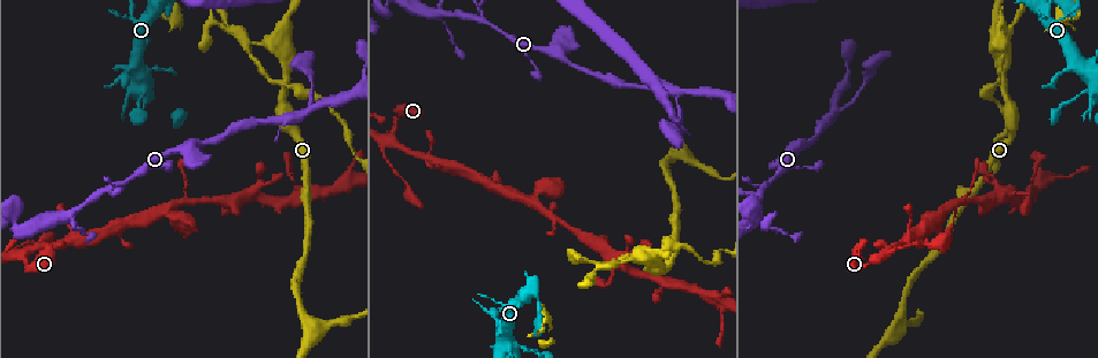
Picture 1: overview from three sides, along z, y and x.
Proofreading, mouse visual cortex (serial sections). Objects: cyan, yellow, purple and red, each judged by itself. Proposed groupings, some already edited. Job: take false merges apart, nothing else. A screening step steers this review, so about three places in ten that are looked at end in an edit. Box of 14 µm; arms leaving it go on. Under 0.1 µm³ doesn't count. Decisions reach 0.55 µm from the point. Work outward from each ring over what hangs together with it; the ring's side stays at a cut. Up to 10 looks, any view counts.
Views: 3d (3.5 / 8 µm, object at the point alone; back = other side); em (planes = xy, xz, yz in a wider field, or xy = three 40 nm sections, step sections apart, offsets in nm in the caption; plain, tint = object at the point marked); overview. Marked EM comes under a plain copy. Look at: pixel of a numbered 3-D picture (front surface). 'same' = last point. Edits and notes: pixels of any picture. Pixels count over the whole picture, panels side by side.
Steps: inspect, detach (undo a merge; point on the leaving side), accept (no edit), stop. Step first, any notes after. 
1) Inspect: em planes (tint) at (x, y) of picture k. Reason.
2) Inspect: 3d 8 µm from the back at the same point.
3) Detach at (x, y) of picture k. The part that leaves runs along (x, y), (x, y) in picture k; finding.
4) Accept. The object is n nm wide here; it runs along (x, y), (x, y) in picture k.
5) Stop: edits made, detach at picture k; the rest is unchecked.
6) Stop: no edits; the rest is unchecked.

Inspect: 3d 8 µm at (1001, 84) of picture 1.

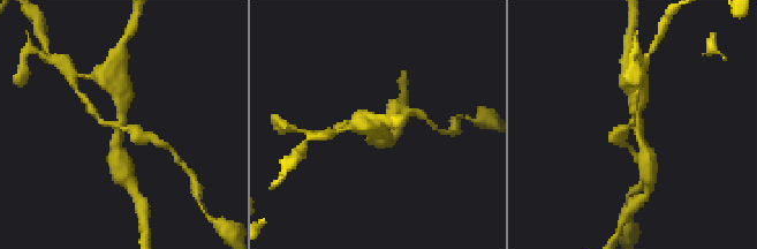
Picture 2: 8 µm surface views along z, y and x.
Inspect: em xy step 5 (tint) at (117, 126) of picture 2.

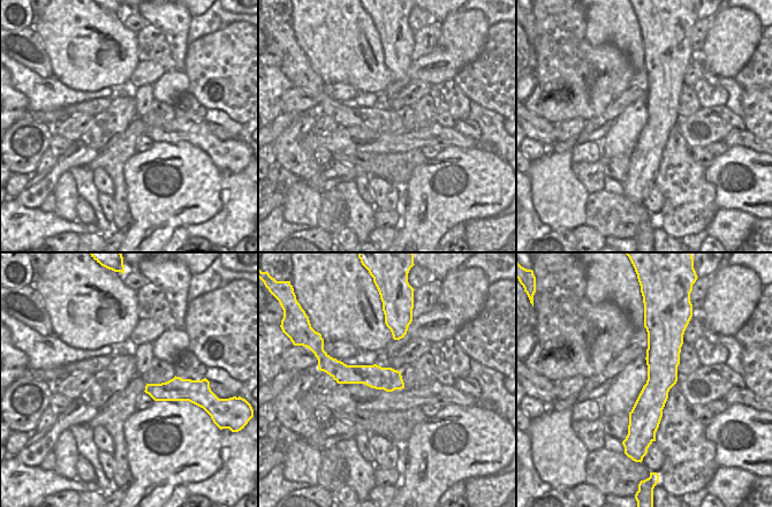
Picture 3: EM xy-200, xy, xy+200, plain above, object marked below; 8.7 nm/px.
Detach at (31, 50) of picture 2. A second cell is stuck on.

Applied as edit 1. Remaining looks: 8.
Inspect: overview.

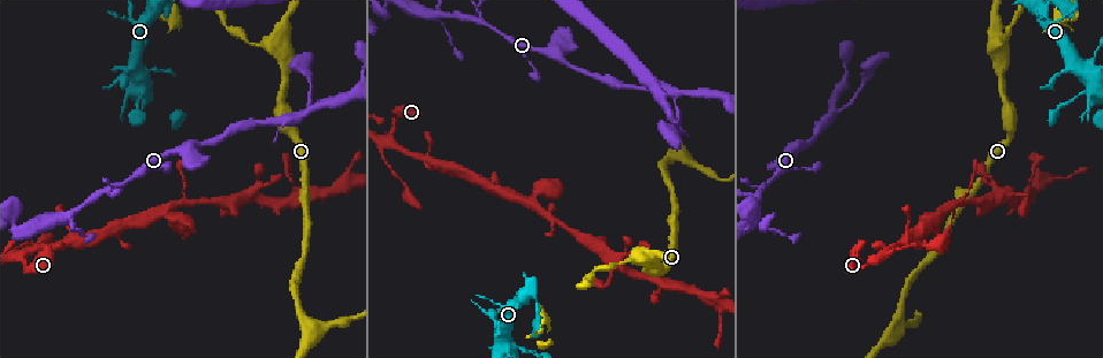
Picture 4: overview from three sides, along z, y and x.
Inspect: 3d 8 µm at (477, 22) of picture 4. Sharp bend.

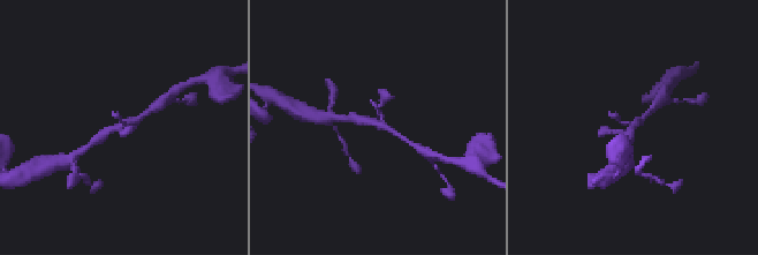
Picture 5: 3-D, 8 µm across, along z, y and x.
Inspect: 3d 3.5 µm at (634, 129) of picture 5. Zoom in.

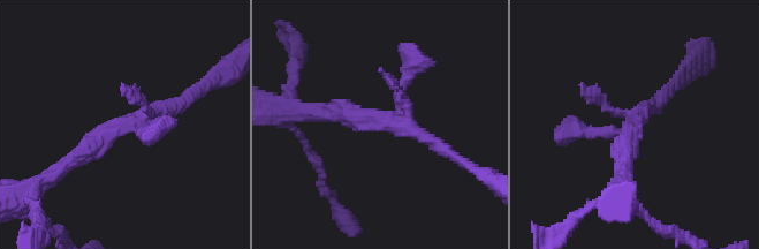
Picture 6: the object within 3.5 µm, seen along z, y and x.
Inspect: em xy step 5 (tint) at (137, 121) of picture 6.

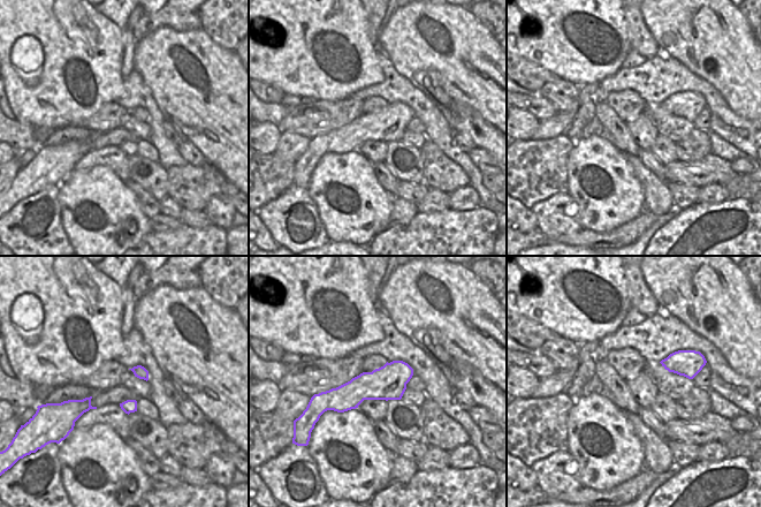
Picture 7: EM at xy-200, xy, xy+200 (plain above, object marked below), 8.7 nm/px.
Accept. It runs along (197, 92), (105, 131), (73, 160) in picture 6; continuous, no second cell.

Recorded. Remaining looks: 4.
Inspect: 3d 8 µm at (24, 260) of picture 4. Looks like a crossing.

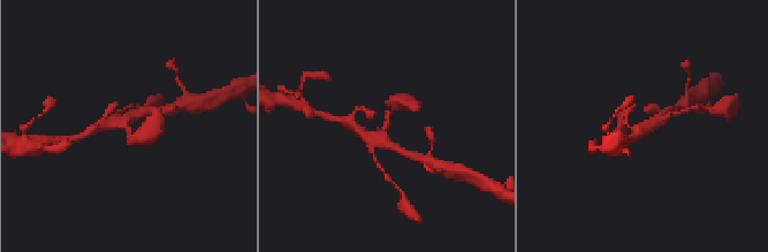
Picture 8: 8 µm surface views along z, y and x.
Inspect: 3d 3.5 µm at (382, 135) of picture 8. Closer look.

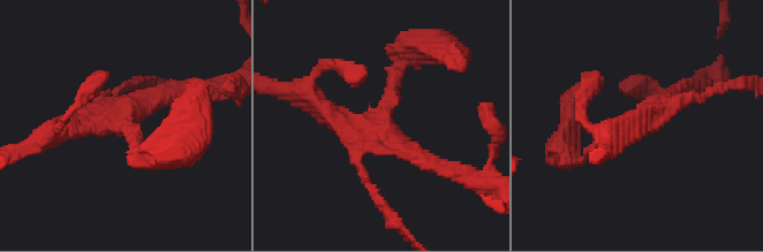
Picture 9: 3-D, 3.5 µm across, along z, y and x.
Inspect: em xy step 5 (tint) at (381, 119) of picture 9. 4 arms meet here; the arms are 150, 200, 250, 300 nm wide.

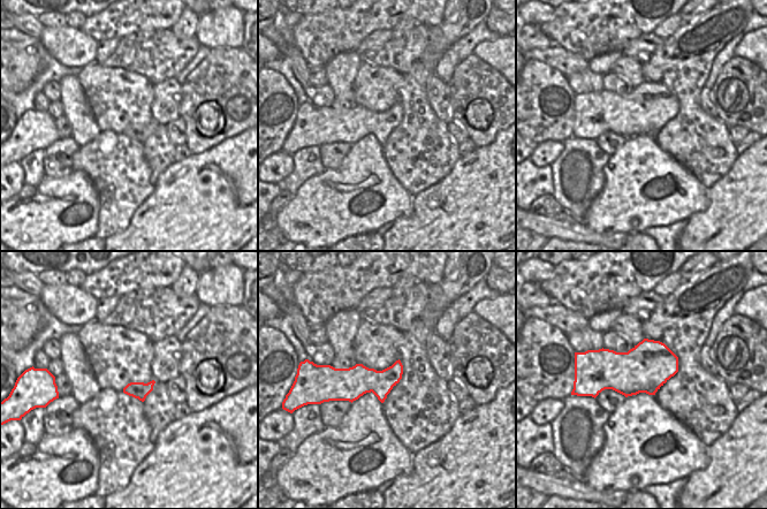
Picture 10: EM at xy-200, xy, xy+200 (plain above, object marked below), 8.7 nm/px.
Accept. It runs along (579, 158), (682, 91) in picture 9; one cell here.

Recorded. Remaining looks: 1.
Stop: edits made, detach at picture 2; the rest is unchecked.

